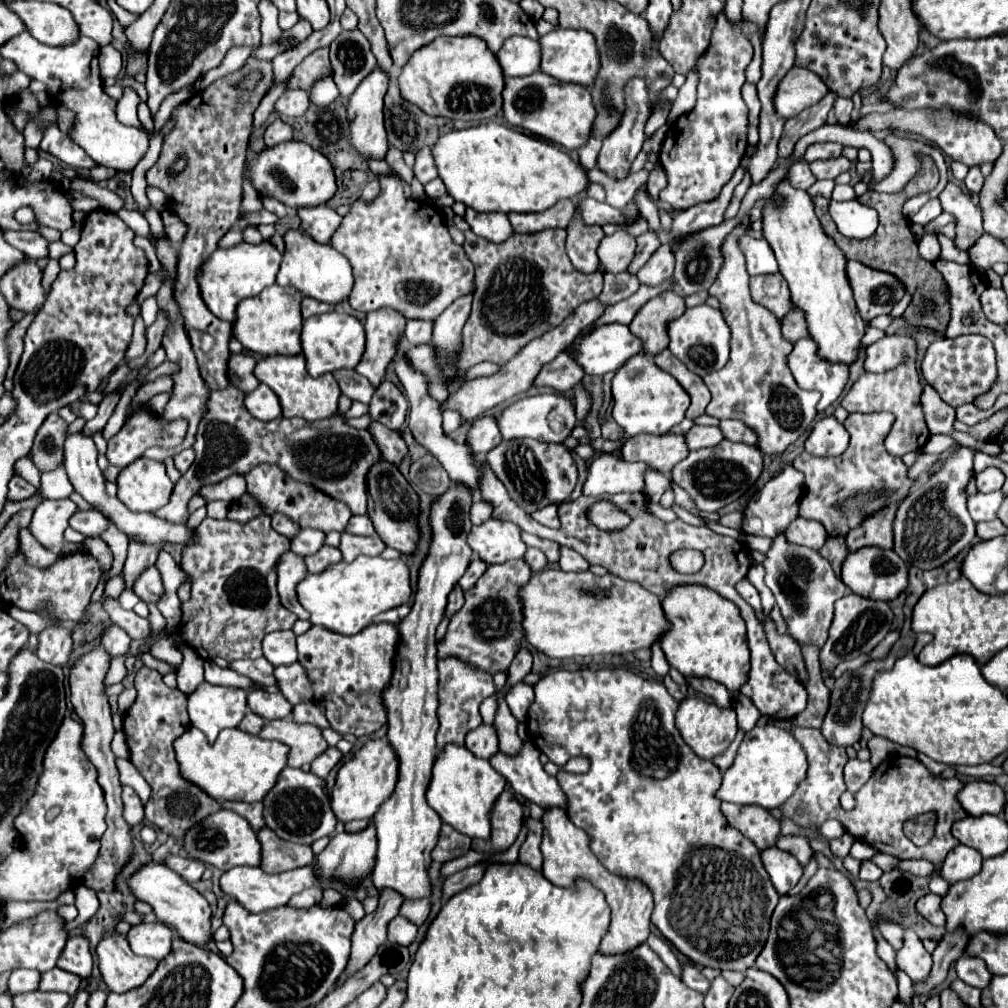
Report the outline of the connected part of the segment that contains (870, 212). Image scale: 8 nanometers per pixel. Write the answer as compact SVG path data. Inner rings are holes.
M857 198L847 200L847 202L835 202L831 200L829 214L833 222L837 224L839 232L847 238L863 240L869 238L877 230L877 212L869 206L859 204Z

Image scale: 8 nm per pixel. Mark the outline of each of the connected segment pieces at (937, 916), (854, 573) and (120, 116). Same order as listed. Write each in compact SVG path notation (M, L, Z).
M927 894L917 902L917 910L935 926L945 926L945 916L941 910L941 896L937 894Z
M859 548L859 552L849 552L843 568L841 580L851 592L871 598L871 600L893 600L907 588L907 566L893 550L881 548Z
M127 86L123 98L117 102L117 120L119 120L121 124L125 124L125 126L135 126L135 128L147 132L147 130L141 126L141 122L137 120L137 104L139 104L139 96L137 96L135 88Z

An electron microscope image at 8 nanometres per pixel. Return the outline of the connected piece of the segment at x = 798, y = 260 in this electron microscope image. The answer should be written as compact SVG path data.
M787 180L777 186L777 192L783 196L783 204L779 208L775 208L771 202L765 204L763 236L775 252L779 272L789 284L793 304L805 314L807 330L819 346L819 356L823 356L827 362L841 362L851 366L859 358L861 338L867 324L857 312L845 276L847 260L835 242L823 232L821 222L813 212L811 196L807 192L791 188Z

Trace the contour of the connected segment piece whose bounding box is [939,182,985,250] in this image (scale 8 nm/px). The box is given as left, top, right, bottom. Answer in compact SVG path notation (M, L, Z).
M949 182L945 190L939 194L939 202L945 212L951 212L957 218L957 238L955 244L959 248L971 248L975 240L969 240L969 234L975 232L977 238L983 236L983 210L981 206L975 206L969 196L963 194L963 190Z

